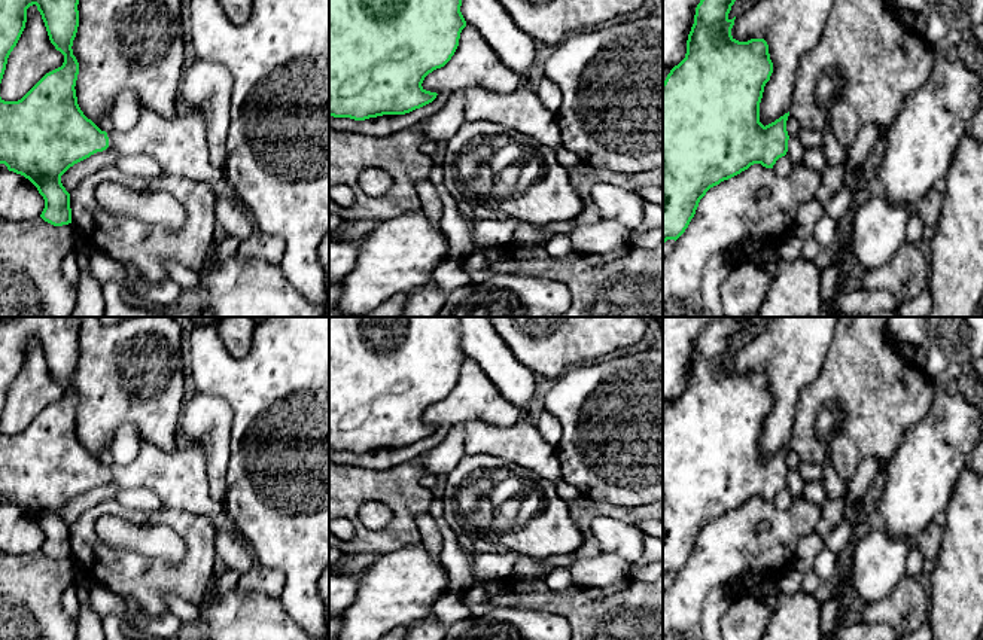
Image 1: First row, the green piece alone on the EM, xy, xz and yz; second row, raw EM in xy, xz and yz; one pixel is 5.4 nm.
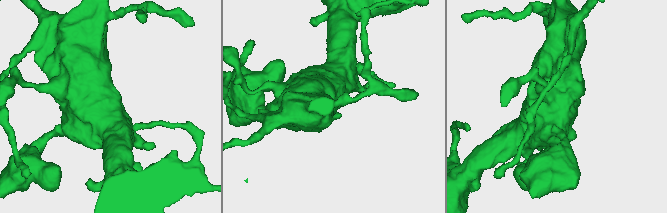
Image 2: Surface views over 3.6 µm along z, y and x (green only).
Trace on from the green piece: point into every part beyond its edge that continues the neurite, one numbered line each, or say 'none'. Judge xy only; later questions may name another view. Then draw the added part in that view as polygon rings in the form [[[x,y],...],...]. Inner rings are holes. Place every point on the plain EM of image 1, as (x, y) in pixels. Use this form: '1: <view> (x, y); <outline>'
1: xy (179, 478); [[[183,436],[174,451],[141,442],[140,452],[128,464],[107,466],[109,481],[119,488],[149,488],[165,506],[207,515],[216,528],[226,530],[238,537],[259,564],[252,543],[240,531],[223,505],[213,502],[209,494],[209,475],[204,449]]]

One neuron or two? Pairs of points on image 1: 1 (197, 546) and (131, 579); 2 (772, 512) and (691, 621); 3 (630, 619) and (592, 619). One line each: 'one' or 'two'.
1: one
2: one
3: one

